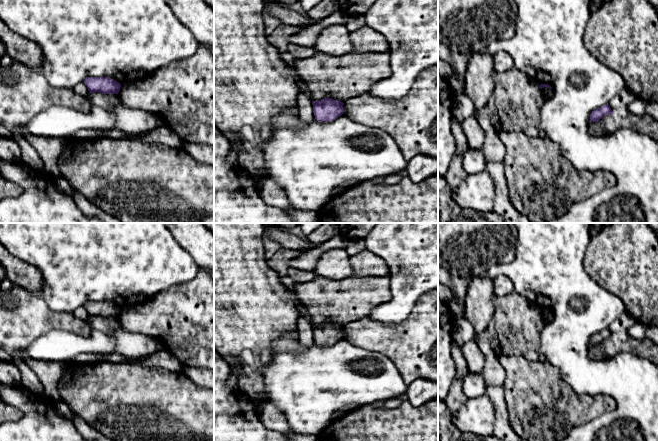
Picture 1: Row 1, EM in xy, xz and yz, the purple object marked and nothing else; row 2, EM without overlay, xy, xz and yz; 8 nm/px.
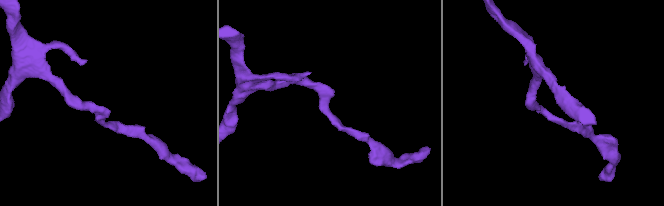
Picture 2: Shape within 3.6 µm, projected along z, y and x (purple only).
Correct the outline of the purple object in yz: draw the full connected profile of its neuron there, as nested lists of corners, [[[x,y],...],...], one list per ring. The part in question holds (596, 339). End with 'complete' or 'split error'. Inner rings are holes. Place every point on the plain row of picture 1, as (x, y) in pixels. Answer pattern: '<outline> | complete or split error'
[[[605,328],[591,336],[590,345],[598,346],[602,341],[609,339],[609,338],[613,338],[613,335],[611,334],[608,328]]] | complete

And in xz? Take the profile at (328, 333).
[[[324,322],[321,325],[312,325],[315,343],[323,345],[334,345],[336,342],[344,338],[341,325],[332,322]]] | complete

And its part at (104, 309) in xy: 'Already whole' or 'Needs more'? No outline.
Already whole

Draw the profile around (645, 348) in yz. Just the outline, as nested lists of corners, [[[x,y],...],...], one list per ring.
[[[627,338],[621,344],[621,349],[629,351],[640,357],[644,357],[658,367],[658,345],[648,338],[644,338],[642,340]]]

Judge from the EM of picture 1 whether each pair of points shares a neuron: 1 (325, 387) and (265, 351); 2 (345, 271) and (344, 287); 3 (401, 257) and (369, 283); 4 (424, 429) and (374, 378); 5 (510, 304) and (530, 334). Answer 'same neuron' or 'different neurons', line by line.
1: different neurons
2: different neurons
3: different neurons
4: different neurons
5: same neuron

